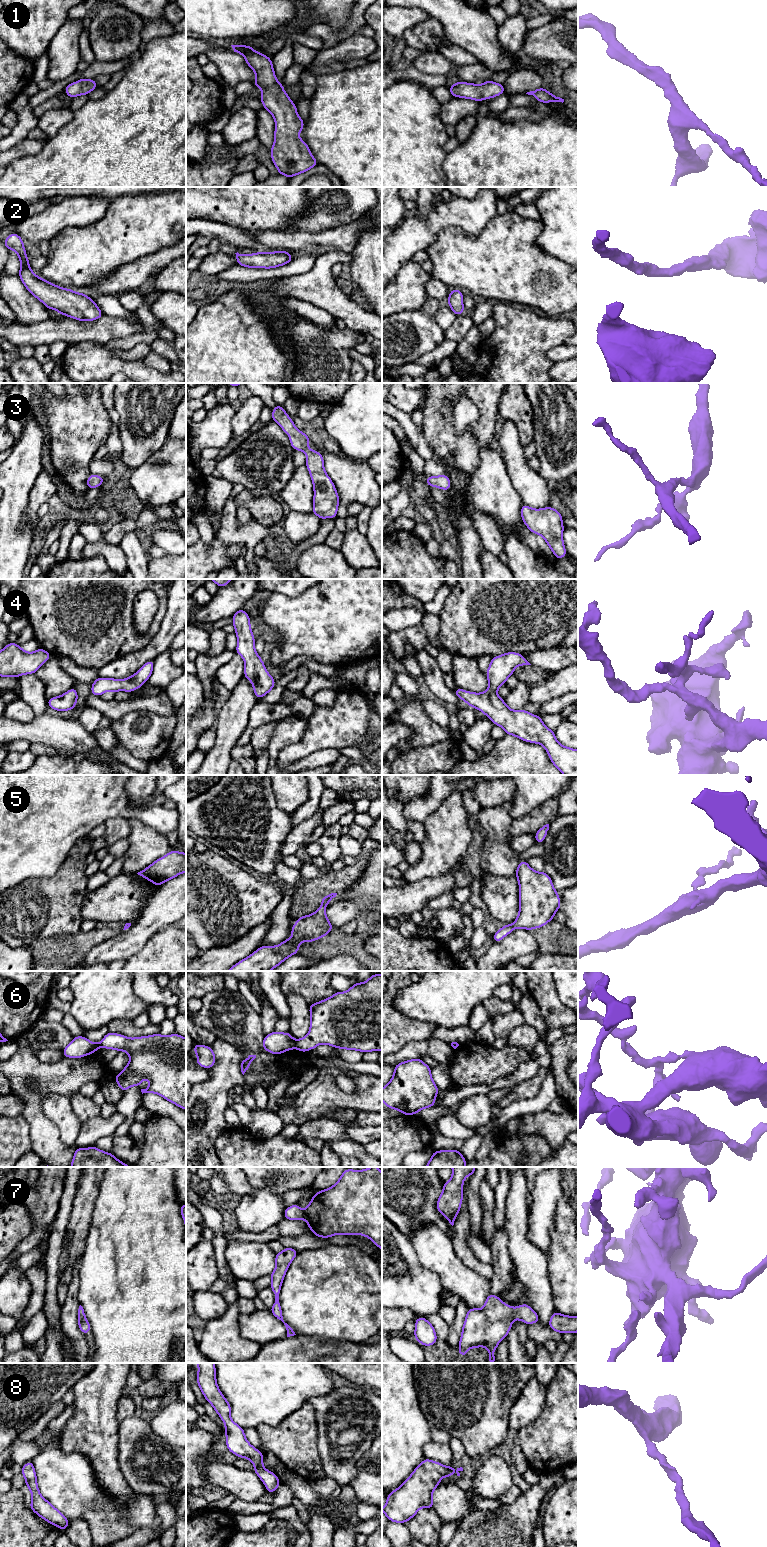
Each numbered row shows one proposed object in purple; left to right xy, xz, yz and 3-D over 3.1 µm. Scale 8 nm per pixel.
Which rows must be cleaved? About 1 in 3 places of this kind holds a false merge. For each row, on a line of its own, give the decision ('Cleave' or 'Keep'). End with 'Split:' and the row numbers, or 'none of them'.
1: Keep
2: Keep
3: Keep
4: Keep
5: Keep
6: Cleave
7: Keep
8: Keep
Split: 6

